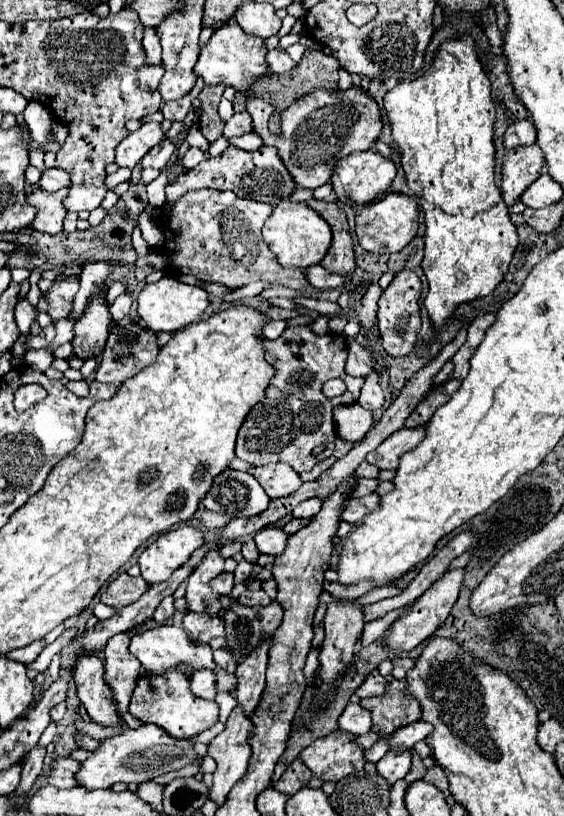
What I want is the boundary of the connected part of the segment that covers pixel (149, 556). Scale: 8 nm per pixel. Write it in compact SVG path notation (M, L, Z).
M180 526L166 534L160 534L138 558L142 578L150 584L158 584L170 578L170 574L188 562L194 550L204 544L202 530L194 526Z

